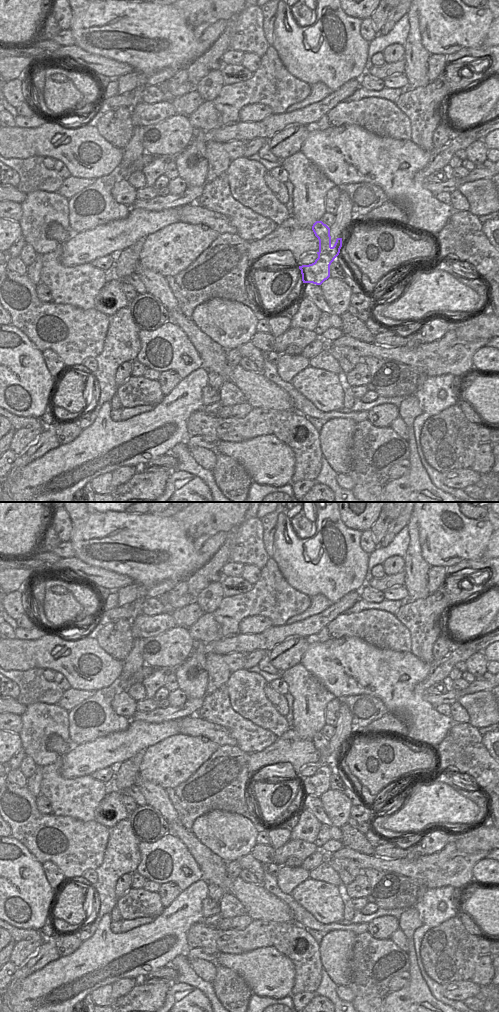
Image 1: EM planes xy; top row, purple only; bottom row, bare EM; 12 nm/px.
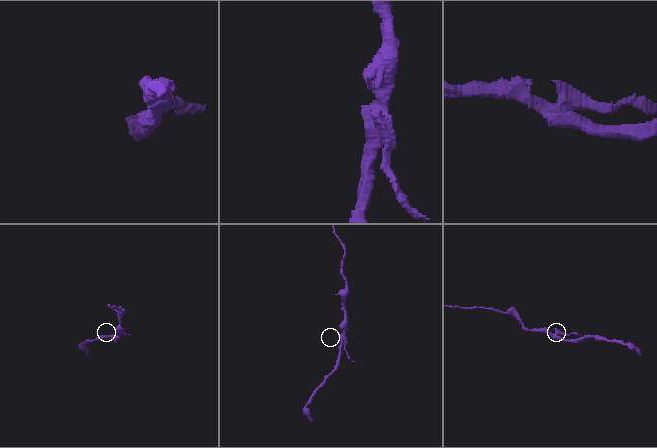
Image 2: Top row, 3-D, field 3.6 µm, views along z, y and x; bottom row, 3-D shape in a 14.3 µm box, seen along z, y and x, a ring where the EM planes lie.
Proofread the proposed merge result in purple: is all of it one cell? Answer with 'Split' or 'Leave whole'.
Split

